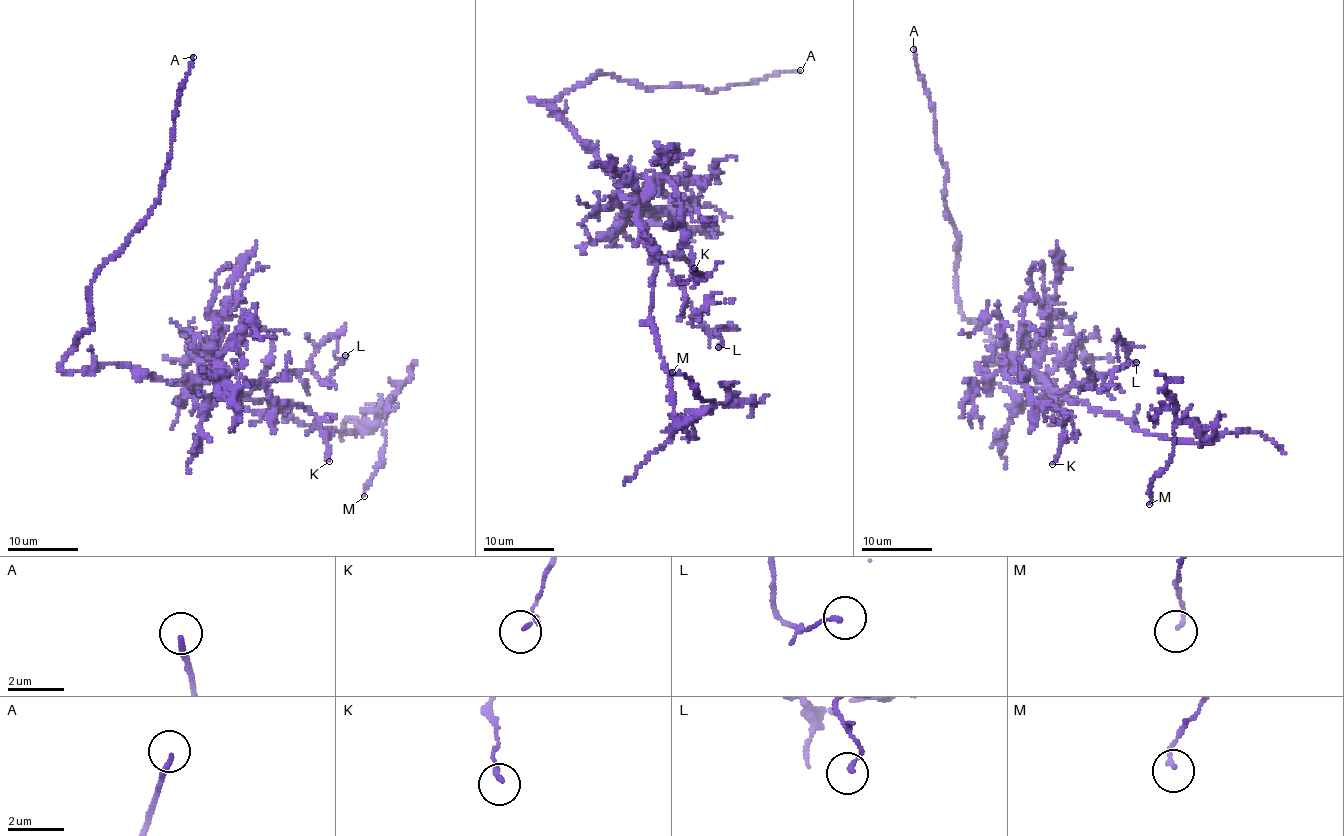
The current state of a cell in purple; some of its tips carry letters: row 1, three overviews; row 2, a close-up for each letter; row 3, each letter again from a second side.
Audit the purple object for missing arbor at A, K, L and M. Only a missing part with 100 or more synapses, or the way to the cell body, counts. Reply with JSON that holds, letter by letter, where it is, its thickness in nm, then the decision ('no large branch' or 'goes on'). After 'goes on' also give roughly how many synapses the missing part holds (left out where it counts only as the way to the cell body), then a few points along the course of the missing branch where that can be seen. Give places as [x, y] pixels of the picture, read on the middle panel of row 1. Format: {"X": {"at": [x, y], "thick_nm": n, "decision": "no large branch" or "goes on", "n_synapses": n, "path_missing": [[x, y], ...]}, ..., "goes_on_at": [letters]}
{"A": {"at": [800, 70], "thick_nm": 190, "decision": "goes on", "path_missing": [[800, 70], [822, 59], [825, 51], [824, 39], [829, 31], [826, 19], [830, 8], [825, 9], [823, 4]]}, "K": {"at": [694, 268], "thick_nm": 140, "decision": "no large branch"}, "L": {"at": [718, 347], "thick_nm": 130, "decision": "no large branch"}, "M": {"at": [672, 372], "thick_nm": 130, "decision": "no large branch"}, "goes_on_at": ["A"]}

